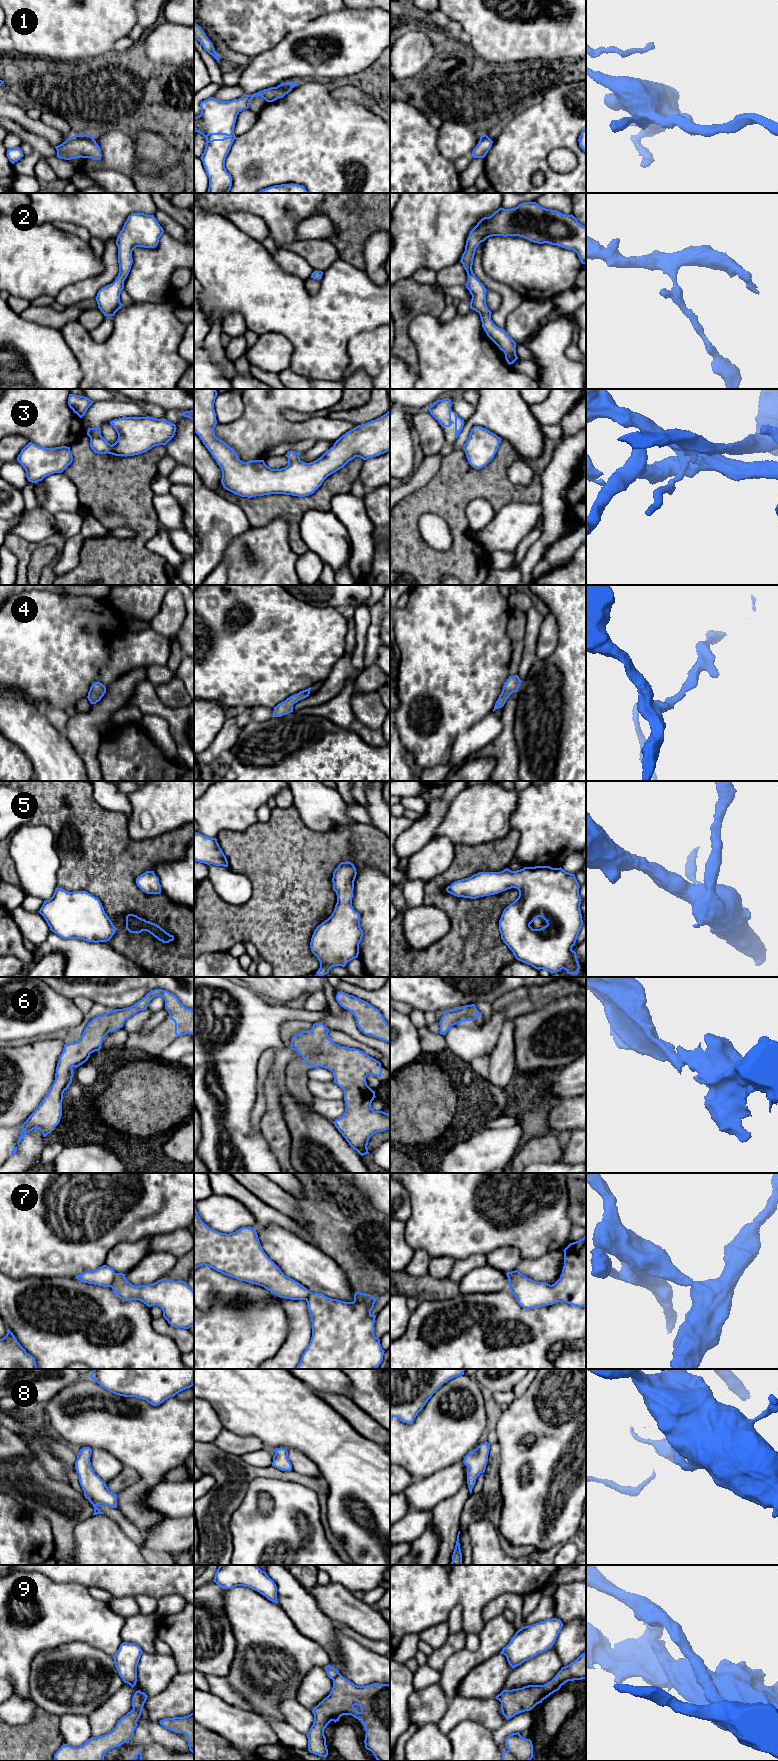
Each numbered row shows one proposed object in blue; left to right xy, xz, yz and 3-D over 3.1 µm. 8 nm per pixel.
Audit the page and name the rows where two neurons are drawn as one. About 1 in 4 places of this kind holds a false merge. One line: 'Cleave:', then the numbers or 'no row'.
Cleave: 7, 9

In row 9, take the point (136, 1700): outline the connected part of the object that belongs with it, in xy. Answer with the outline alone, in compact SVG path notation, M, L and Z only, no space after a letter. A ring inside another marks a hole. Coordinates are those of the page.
M140 1690L136 1691L133 1695L132 1707L134 1709L143 1710L143 1706L142 1706L142 1703L141 1703L141 1691Z

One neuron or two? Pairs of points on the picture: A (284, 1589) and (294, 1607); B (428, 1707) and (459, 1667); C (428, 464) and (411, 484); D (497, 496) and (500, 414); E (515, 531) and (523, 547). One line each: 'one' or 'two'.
A: one
B: two
C: one
D: two
E: two

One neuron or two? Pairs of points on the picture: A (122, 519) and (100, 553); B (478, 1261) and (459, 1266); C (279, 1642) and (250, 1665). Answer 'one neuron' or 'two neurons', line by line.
A: one neuron
B: one neuron
C: one neuron

